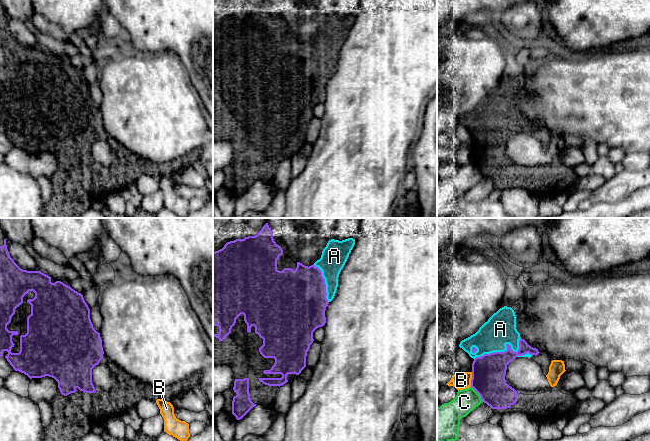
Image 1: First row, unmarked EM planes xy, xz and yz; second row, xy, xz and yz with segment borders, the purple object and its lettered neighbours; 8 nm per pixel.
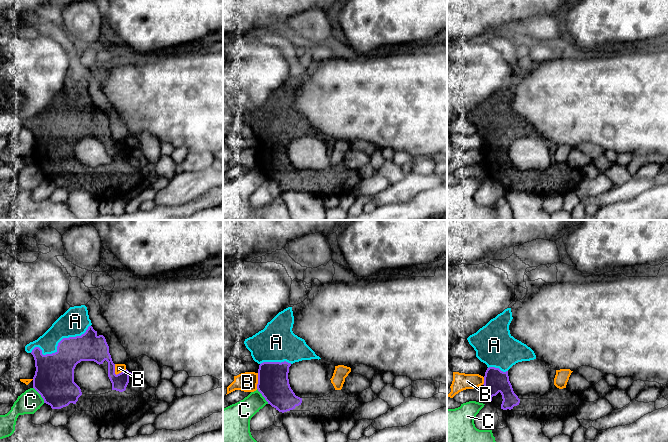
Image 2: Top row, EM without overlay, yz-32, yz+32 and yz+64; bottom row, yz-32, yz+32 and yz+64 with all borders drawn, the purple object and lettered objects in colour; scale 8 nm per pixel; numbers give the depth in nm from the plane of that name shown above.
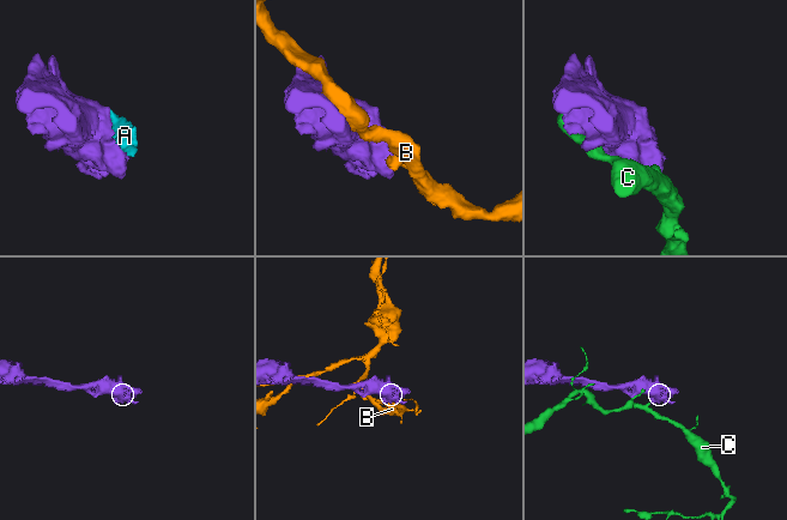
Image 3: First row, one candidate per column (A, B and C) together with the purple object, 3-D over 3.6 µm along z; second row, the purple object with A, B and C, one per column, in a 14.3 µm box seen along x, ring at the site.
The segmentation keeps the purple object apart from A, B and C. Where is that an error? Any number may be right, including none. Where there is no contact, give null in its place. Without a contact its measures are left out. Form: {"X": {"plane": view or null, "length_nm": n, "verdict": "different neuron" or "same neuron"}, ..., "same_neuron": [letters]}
{"A": {"plane": "yz", "length_nm": 420, "verdict": "same neuron"}, "B": {"plane": "yz", "length_nm": 110, "verdict": "different neuron"}, "C": {"plane": "yz", "length_nm": 170, "verdict": "different neuron"}, "same_neuron": ["A"]}

